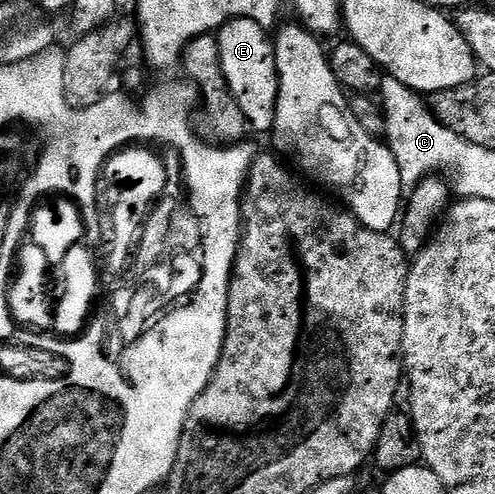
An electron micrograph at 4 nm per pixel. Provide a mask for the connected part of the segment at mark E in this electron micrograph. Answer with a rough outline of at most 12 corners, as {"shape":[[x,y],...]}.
{"shape":[[241,16],[217,29],[220,66],[251,129],[273,133],[271,33]]}

